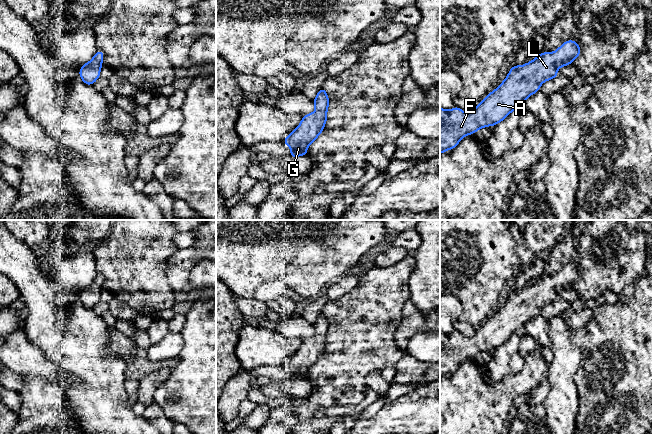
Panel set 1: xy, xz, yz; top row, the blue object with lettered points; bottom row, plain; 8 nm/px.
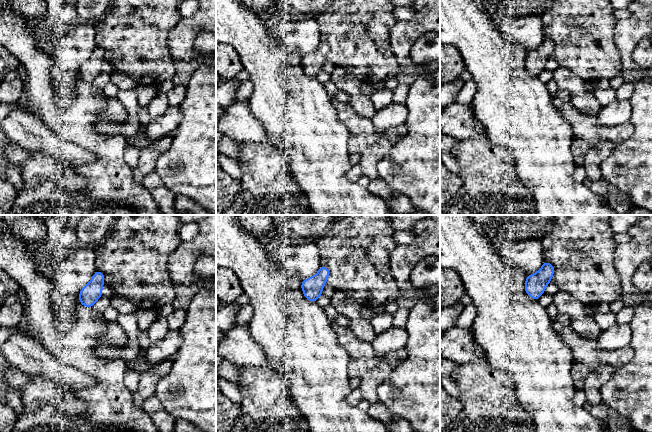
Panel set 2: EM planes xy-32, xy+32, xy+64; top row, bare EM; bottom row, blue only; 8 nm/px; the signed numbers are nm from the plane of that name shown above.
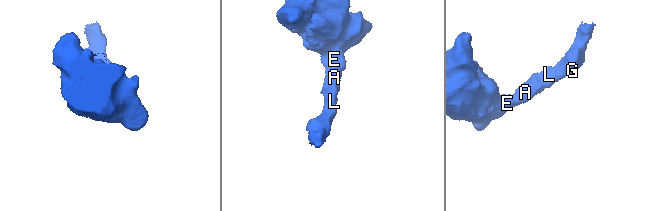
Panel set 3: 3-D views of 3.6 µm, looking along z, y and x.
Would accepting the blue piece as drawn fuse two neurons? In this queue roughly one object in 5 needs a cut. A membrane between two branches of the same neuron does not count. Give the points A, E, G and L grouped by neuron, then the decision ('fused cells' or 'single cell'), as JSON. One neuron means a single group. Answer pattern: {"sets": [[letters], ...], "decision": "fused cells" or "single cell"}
{"sets": [["A", "E", "G", "L"]], "decision": "single cell"}

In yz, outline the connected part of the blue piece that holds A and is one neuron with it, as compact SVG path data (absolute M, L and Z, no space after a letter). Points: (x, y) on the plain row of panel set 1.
M568 264L554 277L544 276L525 289L513 290L500 310L475 330L472 337L465 337L457 330L449 335L440 332L440 378L448 373L454 373L463 361L503 345L519 327L525 327L530 319L539 315L543 306L557 301L558 292L571 289L571 286L580 279L580 275L579 269L574 264Z

